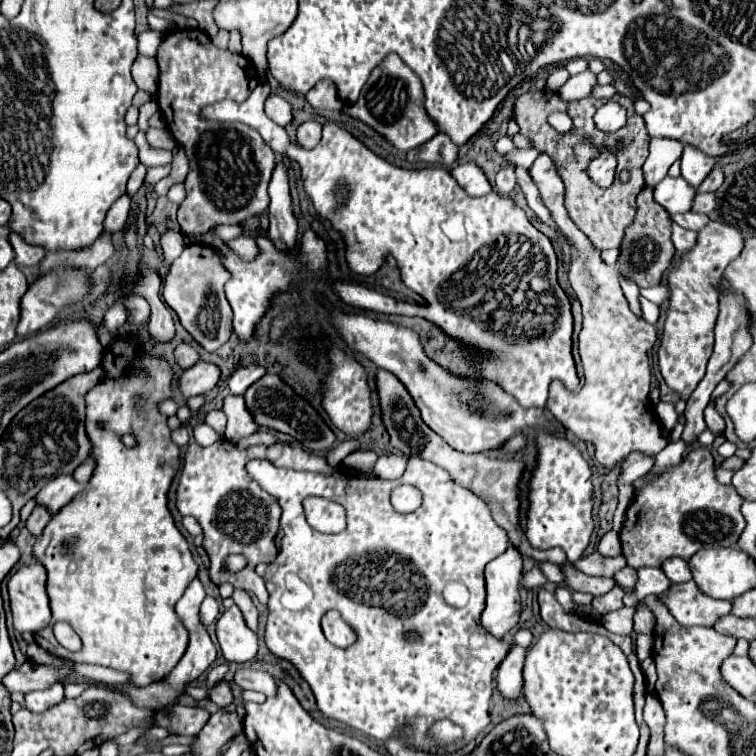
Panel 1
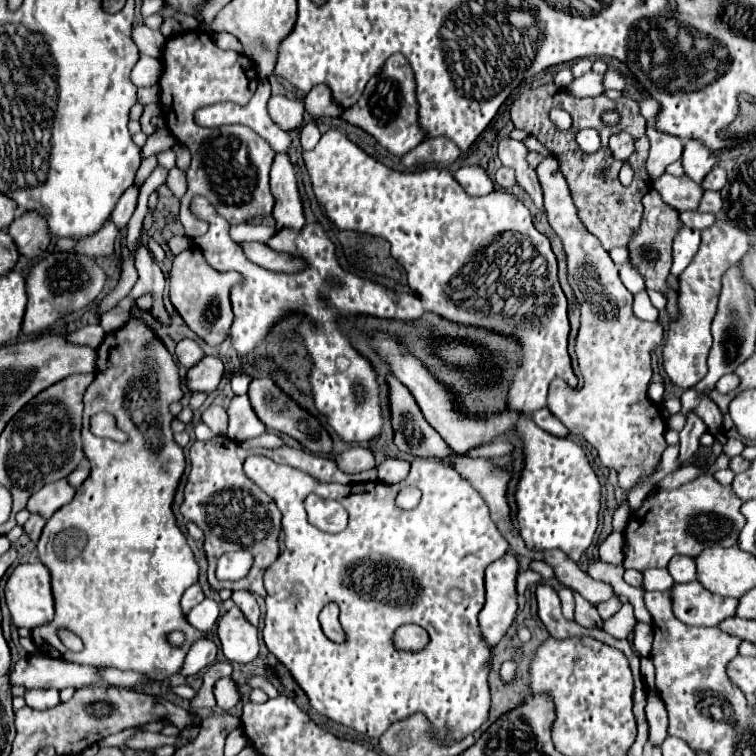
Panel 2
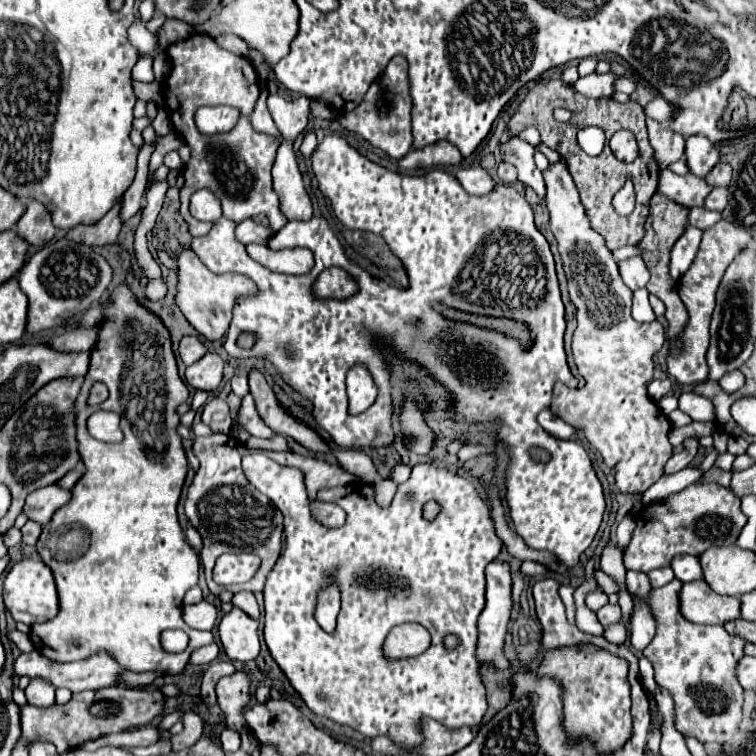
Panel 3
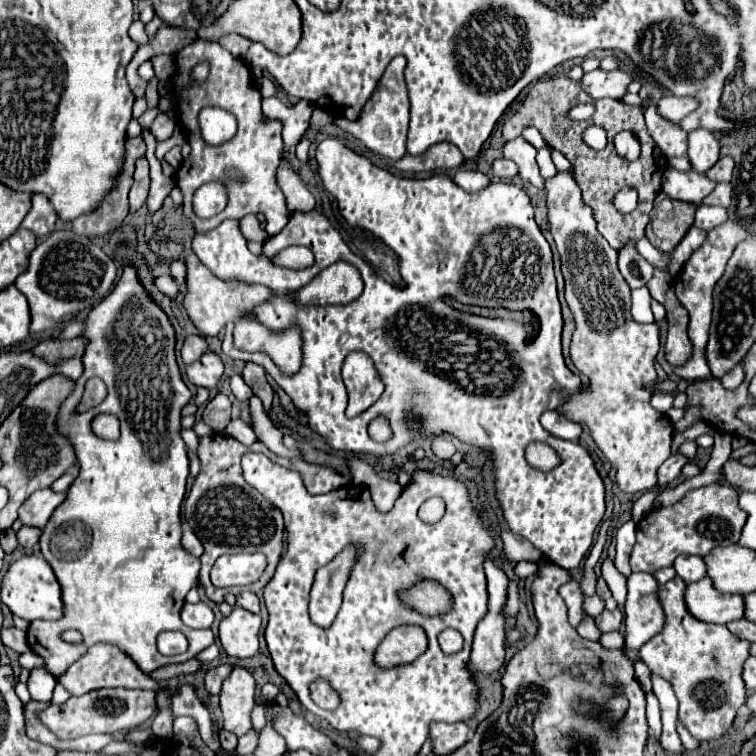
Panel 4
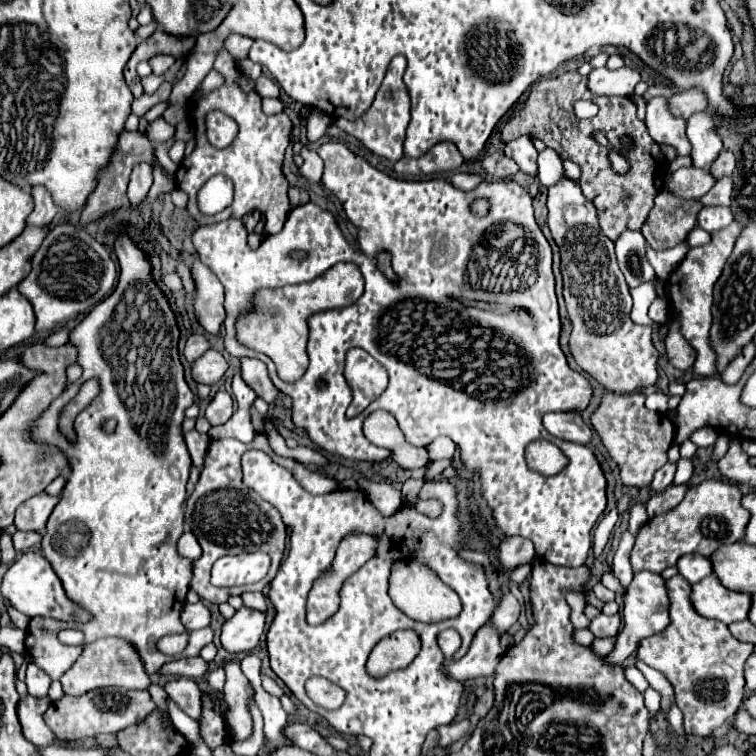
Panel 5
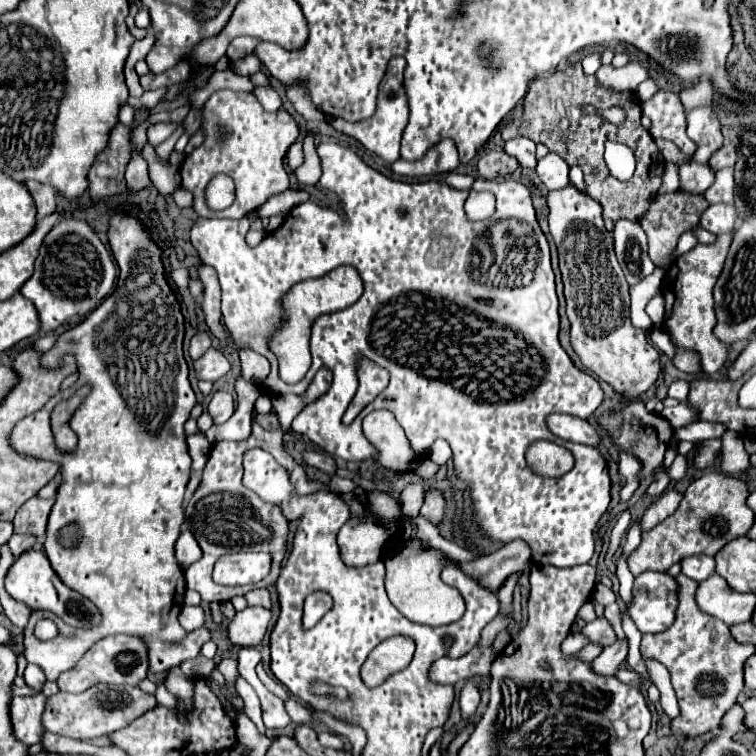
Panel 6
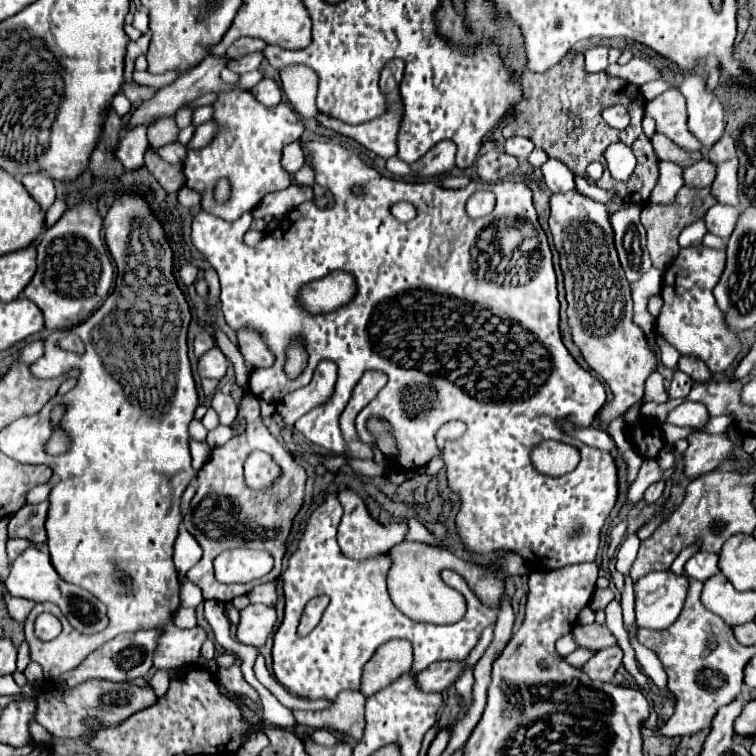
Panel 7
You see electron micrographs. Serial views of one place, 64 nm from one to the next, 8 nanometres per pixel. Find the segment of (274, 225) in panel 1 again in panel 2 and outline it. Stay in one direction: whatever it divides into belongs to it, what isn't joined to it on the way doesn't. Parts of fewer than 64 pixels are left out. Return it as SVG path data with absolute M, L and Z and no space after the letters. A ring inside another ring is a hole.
M277 153L270 172L270 188L276 198L274 220L276 228L302 228L306 224L302 196L296 180L295 165L288 153Z

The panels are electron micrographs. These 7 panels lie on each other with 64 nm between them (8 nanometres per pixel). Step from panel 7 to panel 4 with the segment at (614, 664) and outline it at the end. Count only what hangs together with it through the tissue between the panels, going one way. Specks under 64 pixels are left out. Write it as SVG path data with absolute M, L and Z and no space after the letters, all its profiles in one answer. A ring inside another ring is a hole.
M632 572L624 604L624 652L640 650L664 626L658 582L648 572Z

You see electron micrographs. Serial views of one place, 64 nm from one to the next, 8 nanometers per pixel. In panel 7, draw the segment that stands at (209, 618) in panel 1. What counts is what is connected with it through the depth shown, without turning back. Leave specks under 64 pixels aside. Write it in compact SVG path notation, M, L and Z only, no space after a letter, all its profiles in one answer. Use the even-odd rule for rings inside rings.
M180 608L174 618L172 618L174 626L178 628L194 628L196 626L196 612L192 608Z

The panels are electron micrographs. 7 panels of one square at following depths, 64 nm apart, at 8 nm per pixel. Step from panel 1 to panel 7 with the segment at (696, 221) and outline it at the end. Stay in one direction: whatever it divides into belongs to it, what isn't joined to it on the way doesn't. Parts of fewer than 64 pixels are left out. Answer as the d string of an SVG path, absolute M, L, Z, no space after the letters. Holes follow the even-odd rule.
M726 204L712 206L706 212L706 216L704 216L704 222L706 222L708 232L710 234L716 234L716 236L720 236L724 240L730 238L736 220L738 220L738 210L732 208L732 206L726 206Z

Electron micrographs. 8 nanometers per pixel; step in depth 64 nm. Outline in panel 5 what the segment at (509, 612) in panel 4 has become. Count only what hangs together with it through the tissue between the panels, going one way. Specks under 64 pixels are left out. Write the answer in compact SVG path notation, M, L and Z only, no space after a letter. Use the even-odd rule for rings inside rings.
M506 594L498 600L498 608L494 612L492 624L496 624L496 630L500 634L504 634L516 620L518 620L521 612L521 606L518 600L512 594Z

